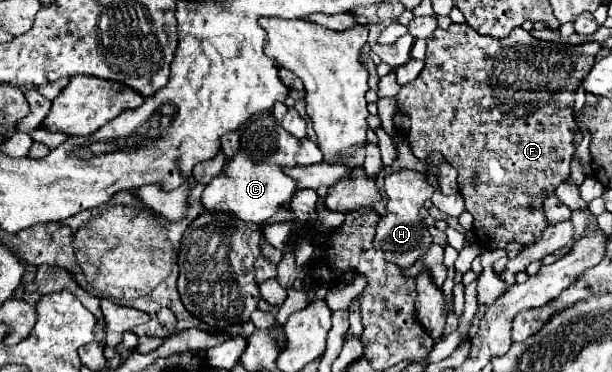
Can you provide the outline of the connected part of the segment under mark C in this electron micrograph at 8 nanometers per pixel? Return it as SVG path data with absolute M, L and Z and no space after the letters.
M264 113L256 117L242 129L242 147L234 159L226 163L226 173L212 179L206 185L200 201L208 213L228 213L240 217L244 223L262 225L268 221L286 201L294 195L296 183L284 175L284 167L308 167L320 163L324 155L320 155L320 147L314 141L300 141L288 135L272 117L272 113Z

